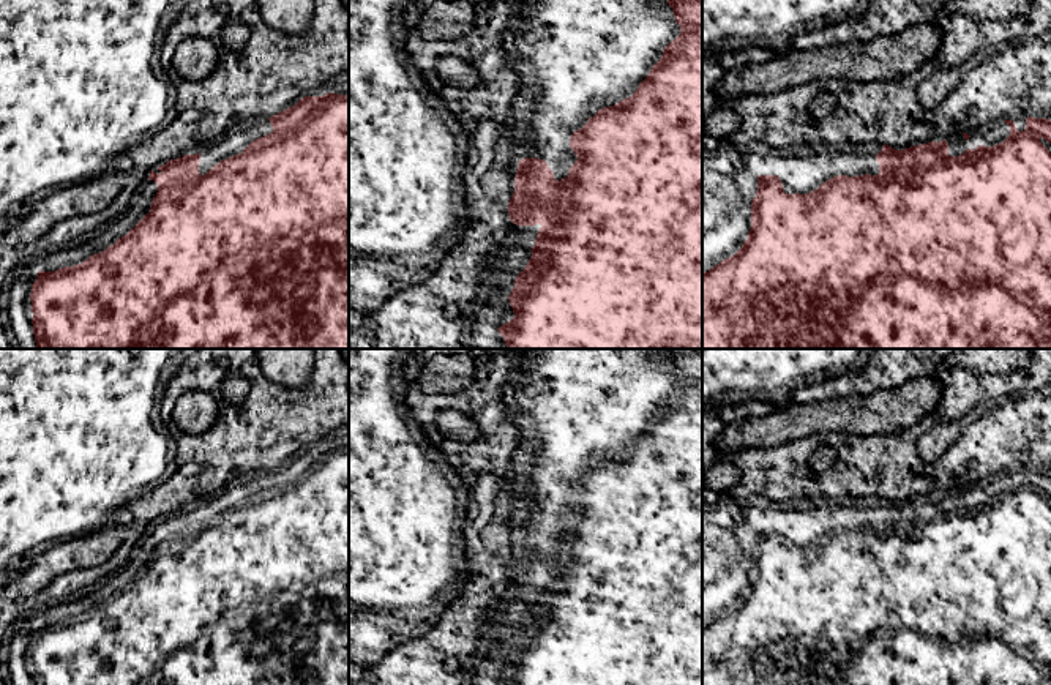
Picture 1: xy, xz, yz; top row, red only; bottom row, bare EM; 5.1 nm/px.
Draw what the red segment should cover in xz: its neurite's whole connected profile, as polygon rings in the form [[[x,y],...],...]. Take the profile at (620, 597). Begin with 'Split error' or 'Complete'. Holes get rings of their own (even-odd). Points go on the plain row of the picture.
Complete. [[[671,349],[680,388],[671,395],[638,444],[620,456],[600,462],[570,491],[578,510],[565,532],[555,533],[548,516],[524,511],[518,518],[514,546],[508,556],[510,575],[516,579],[540,578],[526,622],[516,630],[508,650],[514,671],[499,685],[702,685],[702,349]]]

